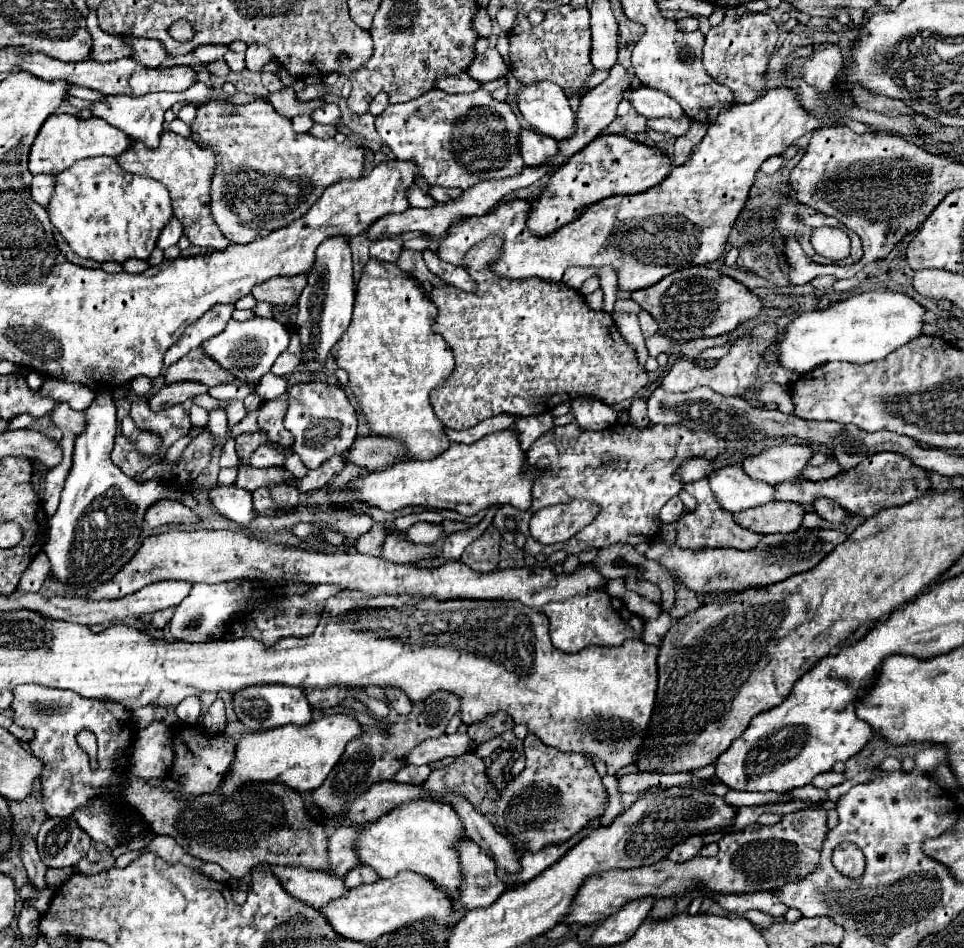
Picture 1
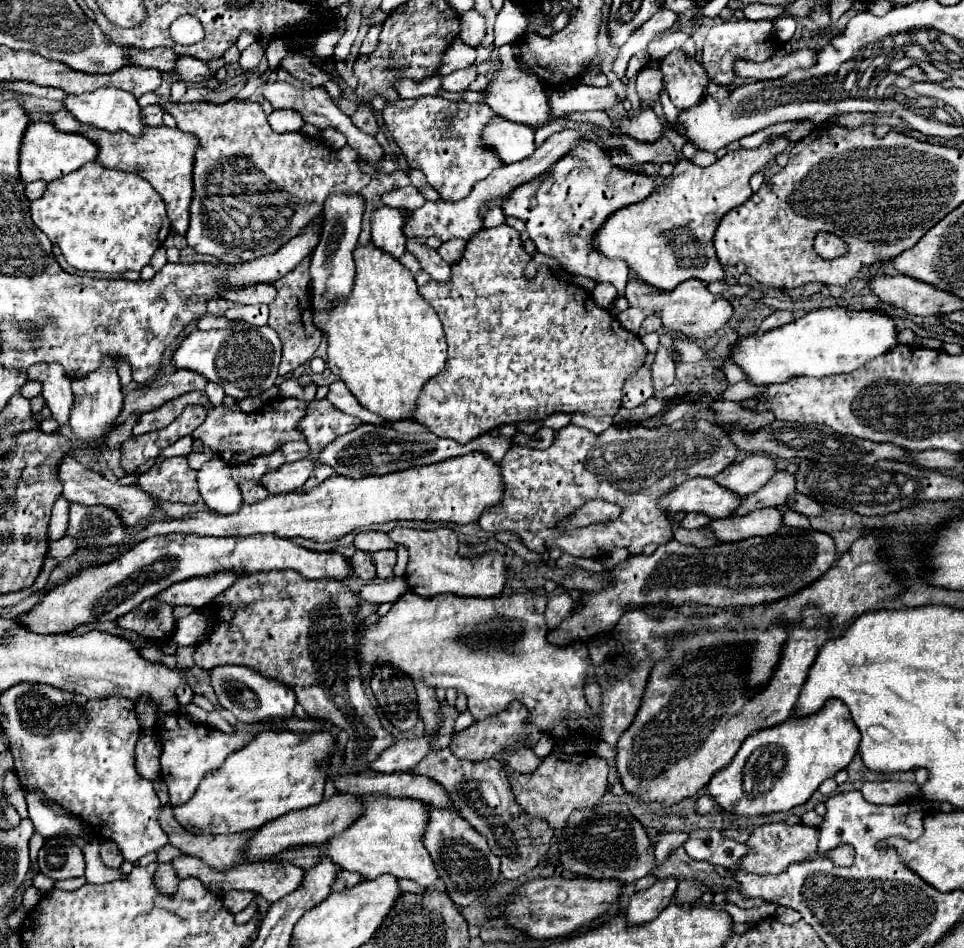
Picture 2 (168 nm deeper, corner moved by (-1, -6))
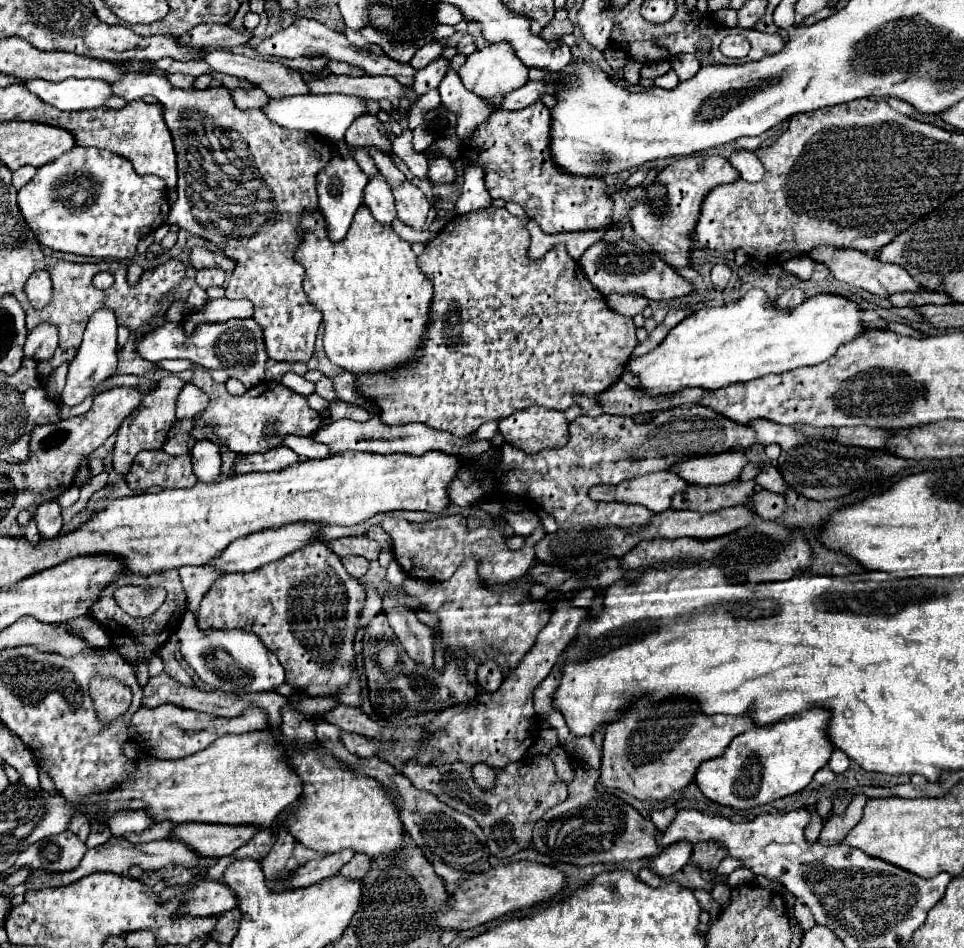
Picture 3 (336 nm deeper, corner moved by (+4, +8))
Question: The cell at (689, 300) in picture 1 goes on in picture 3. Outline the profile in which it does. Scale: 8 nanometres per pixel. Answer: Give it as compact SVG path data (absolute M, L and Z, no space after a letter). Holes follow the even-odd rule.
M619 239L617 243L597 241L579 257L579 265L591 285L603 295L635 293L651 301L669 301L685 297L693 291L691 285L673 267L665 265L661 257L643 239Z

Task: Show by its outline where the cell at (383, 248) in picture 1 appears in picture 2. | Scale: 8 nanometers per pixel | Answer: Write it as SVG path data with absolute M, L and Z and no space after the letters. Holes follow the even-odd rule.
M382 205L374 211L372 243L396 259L400 259L406 251L406 239L400 231L400 223L404 223L404 215L398 209Z

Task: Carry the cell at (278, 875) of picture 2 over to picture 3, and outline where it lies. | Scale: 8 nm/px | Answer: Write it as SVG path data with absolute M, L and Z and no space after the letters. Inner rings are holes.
M111 837L105 845L101 847L95 847L95 849L89 849L85 853L85 857L81 859L81 863L73 869L73 871L67 871L63 875L53 875L53 877L37 877L33 881L27 881L27 891L29 889L47 889L47 887L63 887L63 885L69 885L69 883L75 883L91 873L127 873L133 865L139 865L143 871L153 871L153 869L163 869L167 865L207 865L211 867L211 863L215 861L203 861L203 857L195 857L195 853L187 853L187 849L183 849L183 845L179 845L179 841L167 841L167 839L161 839L161 841L153 841L153 843L143 843L143 845L133 845L125 839L119 839L119 837Z

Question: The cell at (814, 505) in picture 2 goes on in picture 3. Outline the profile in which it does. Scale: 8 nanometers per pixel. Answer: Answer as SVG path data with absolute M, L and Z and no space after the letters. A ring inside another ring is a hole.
M759 463L759 467L761 467L761 471L759 471L759 475L755 477L755 483L761 485L763 489L769 489L769 491L773 491L773 493L783 495L785 489L787 489L787 485L785 485L785 481L781 479L779 471L777 471L771 463Z

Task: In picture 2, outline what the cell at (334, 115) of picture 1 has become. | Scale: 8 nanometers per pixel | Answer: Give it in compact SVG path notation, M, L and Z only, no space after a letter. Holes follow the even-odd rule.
M278 109L272 115L268 115L270 127L278 133L286 133L286 131L300 131L306 123L304 117L298 111L292 109Z

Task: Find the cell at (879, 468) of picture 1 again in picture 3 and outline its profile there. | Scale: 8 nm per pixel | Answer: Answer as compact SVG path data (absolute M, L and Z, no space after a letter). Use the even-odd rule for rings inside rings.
M741 481L739 485L717 485L717 487L697 487L691 485L691 489L677 491L671 499L671 509L675 511L701 511L701 513L713 513L727 507L741 505L747 501L747 493L755 489L755 481Z

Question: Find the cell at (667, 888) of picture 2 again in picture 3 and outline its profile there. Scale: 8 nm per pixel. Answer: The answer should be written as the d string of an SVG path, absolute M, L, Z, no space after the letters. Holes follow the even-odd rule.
M677 841L677 843L665 847L651 861L651 871L659 877L669 877L669 875L677 873L683 865L689 863L691 853L693 853L693 845L689 841Z

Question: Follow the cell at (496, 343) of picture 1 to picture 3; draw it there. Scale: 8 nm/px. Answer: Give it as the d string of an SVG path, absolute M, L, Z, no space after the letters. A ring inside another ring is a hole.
M485 207L467 215L455 215L439 233L433 241L425 245L425 251L417 257L419 269L431 279L433 283L433 299L431 299L431 309L429 309L429 327L425 333L425 343L419 347L419 355L413 359L413 363L407 363L393 373L383 371L383 373L367 373L367 375L357 375L355 385L359 393L371 403L377 405L379 409L379 419L385 425L405 425L405 423L425 423L431 429L441 429L447 433L453 433L457 437L467 437L471 435L479 425L487 421L499 421L509 417L515 411L527 409L531 405L541 405L547 409L555 411L565 411L569 405L573 405L573 395L581 393L591 399L597 399L607 387L611 387L625 371L625 365L637 345L635 339L635 323L631 317L625 317L621 313L615 313L609 309L605 297L583 277L583 271L579 269L579 263L569 257L565 245L555 245L549 249L543 257L531 259L529 257L529 231L521 223L519 217L511 215L507 209L497 209L497 207Z

